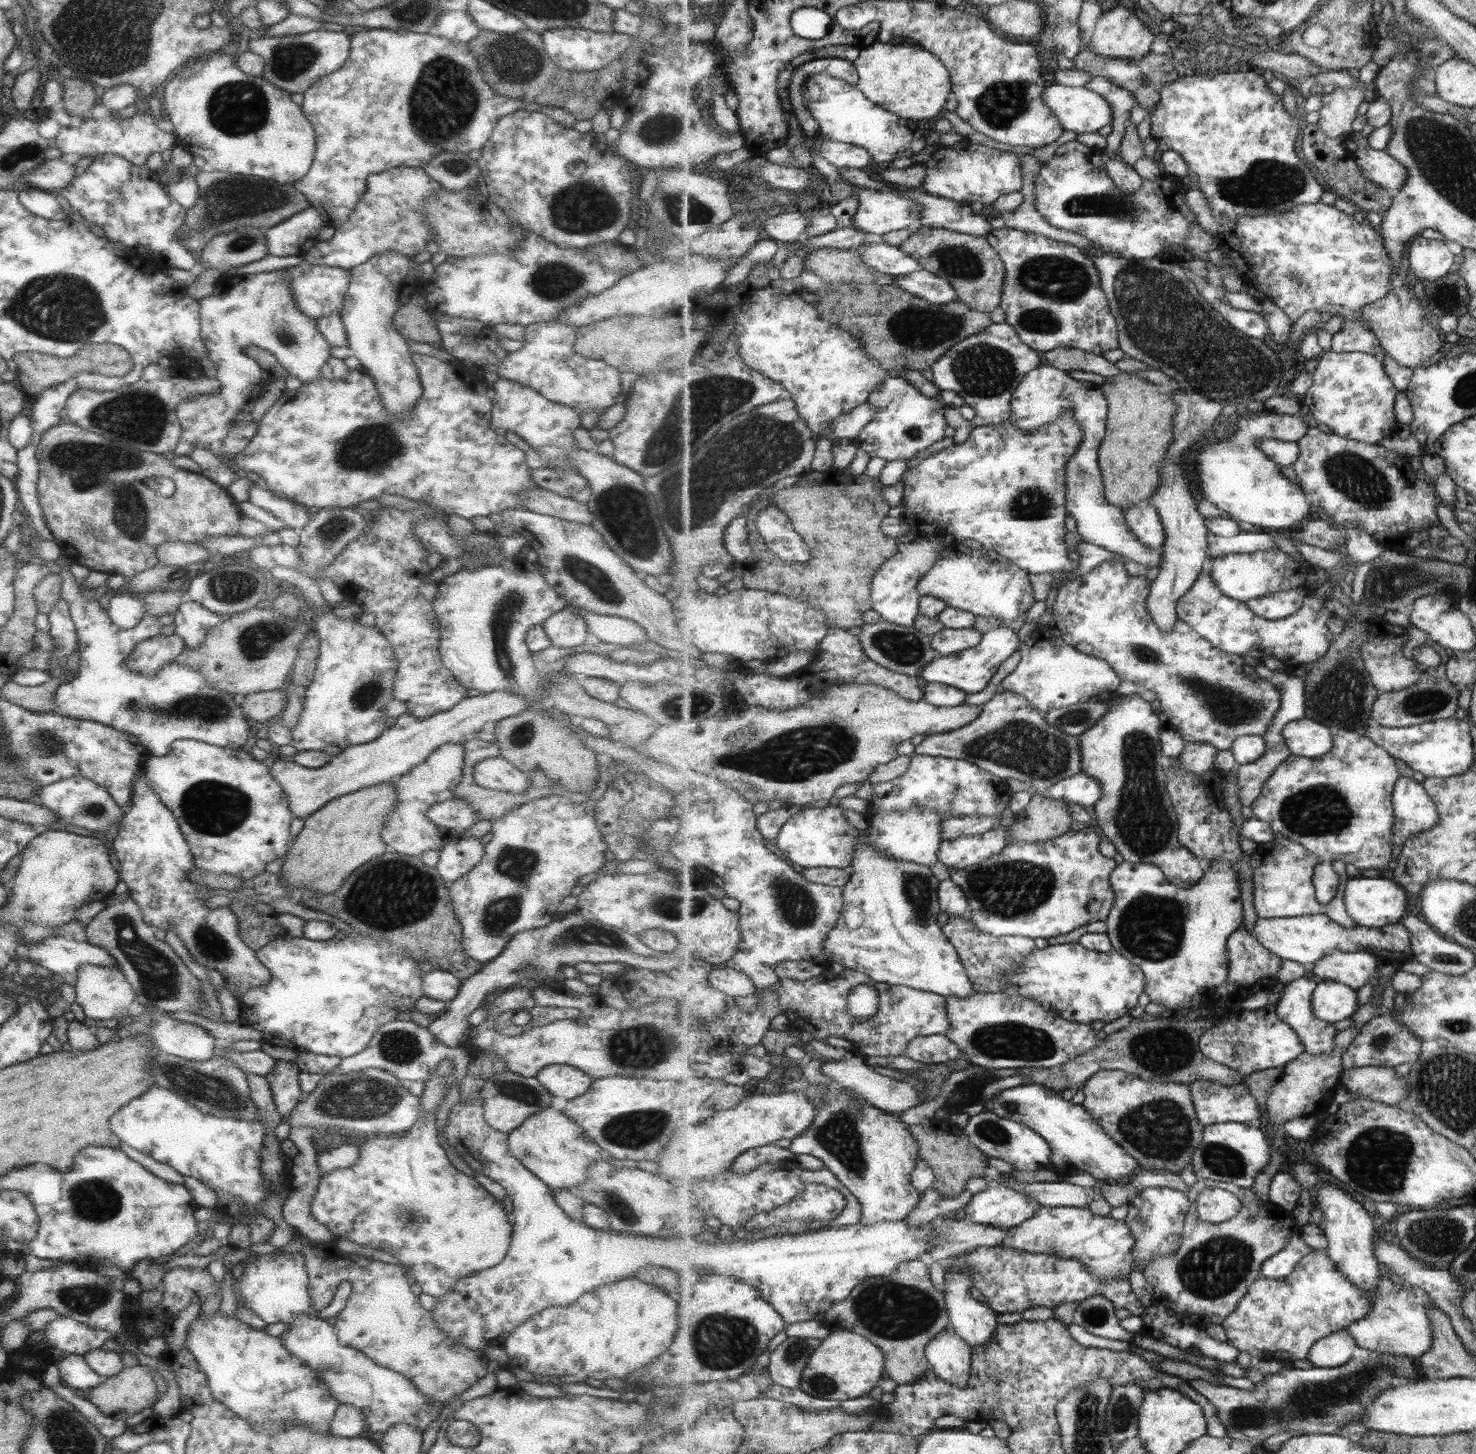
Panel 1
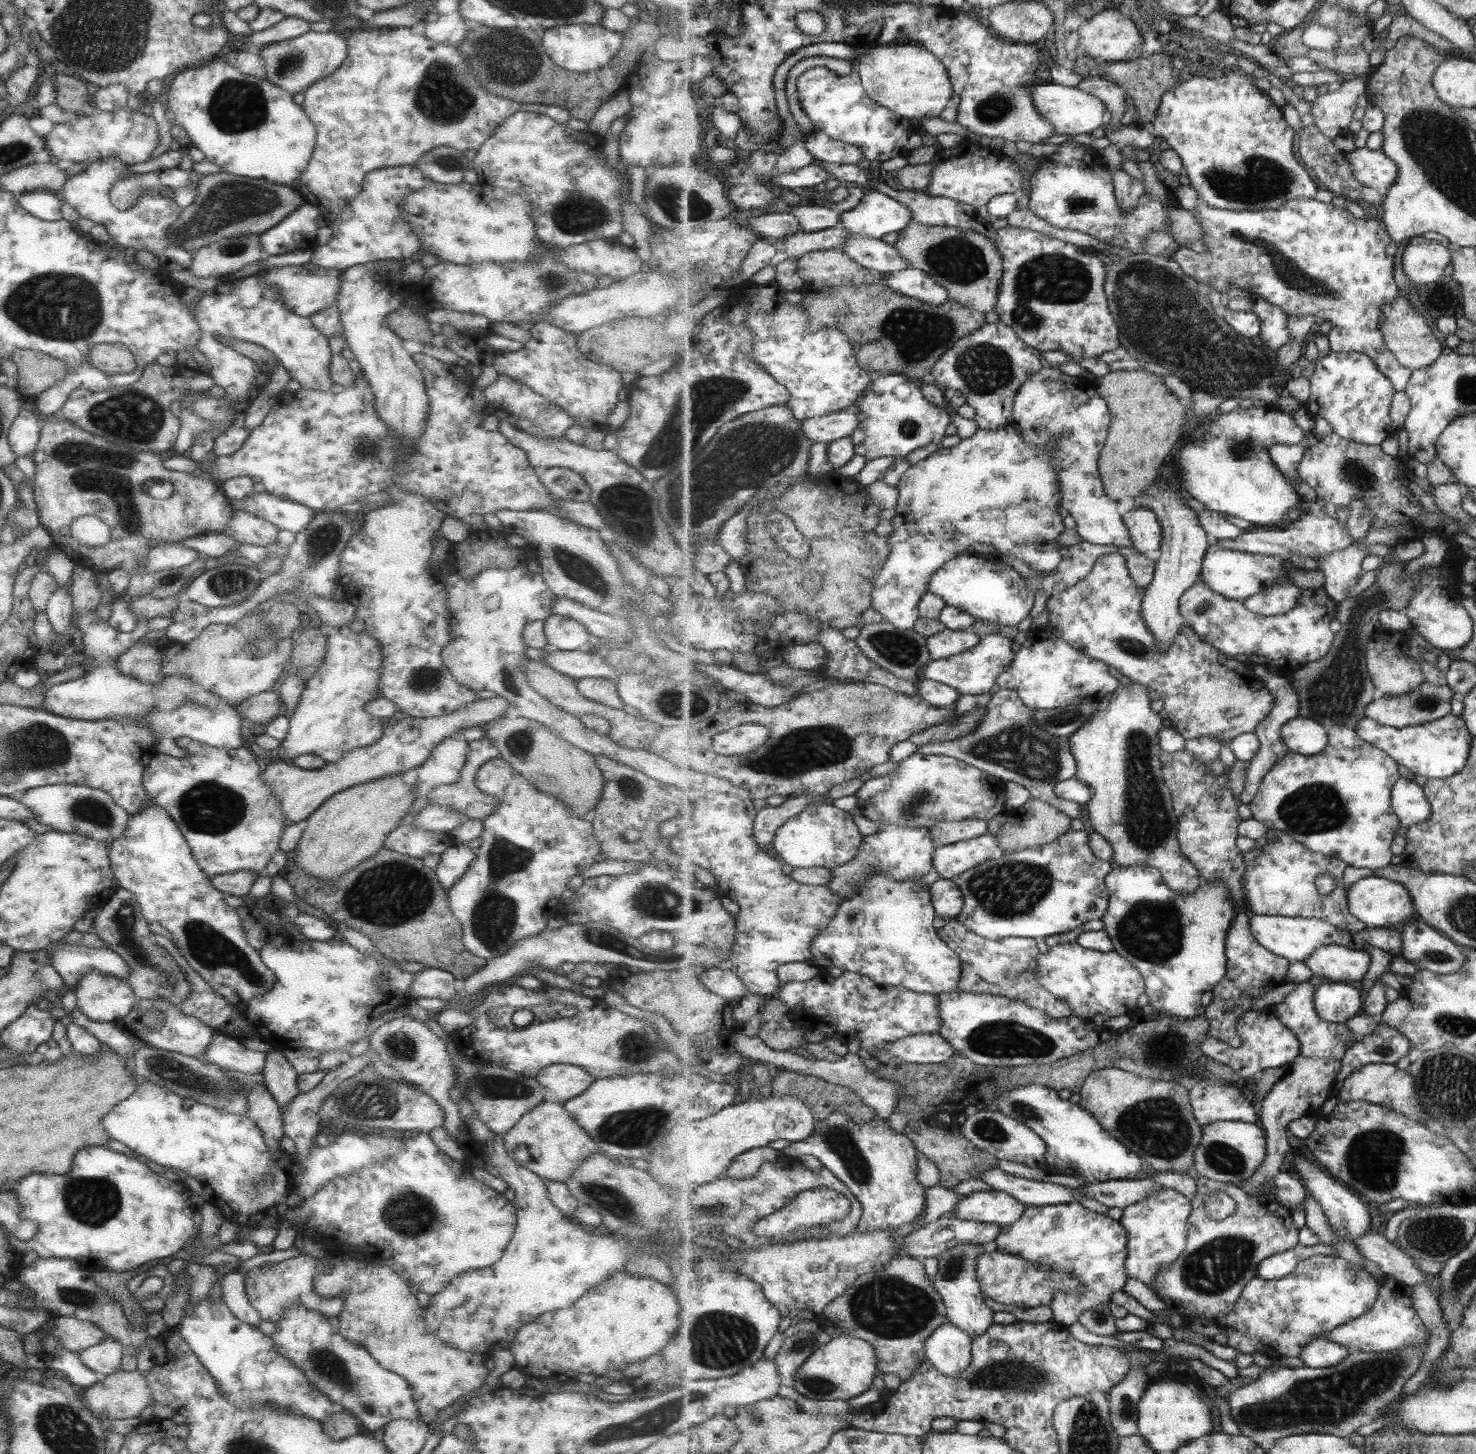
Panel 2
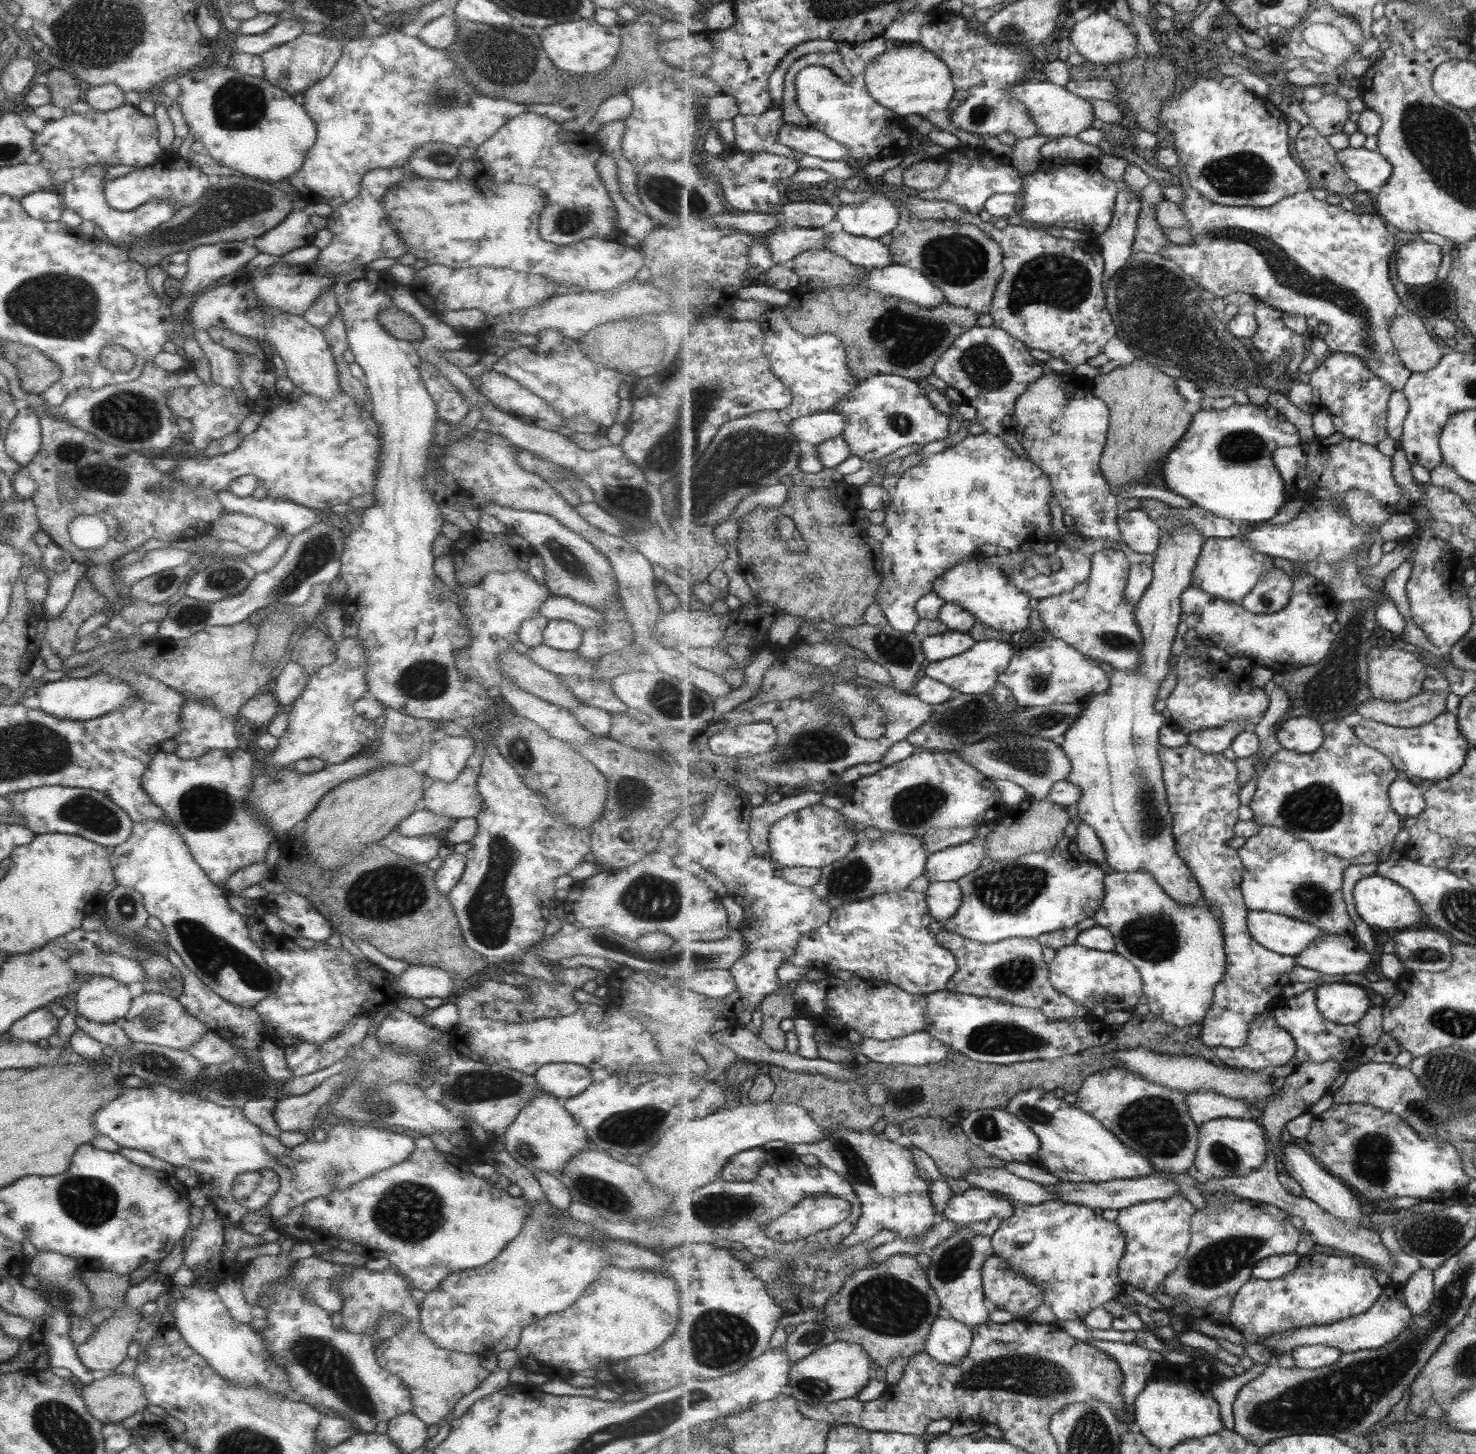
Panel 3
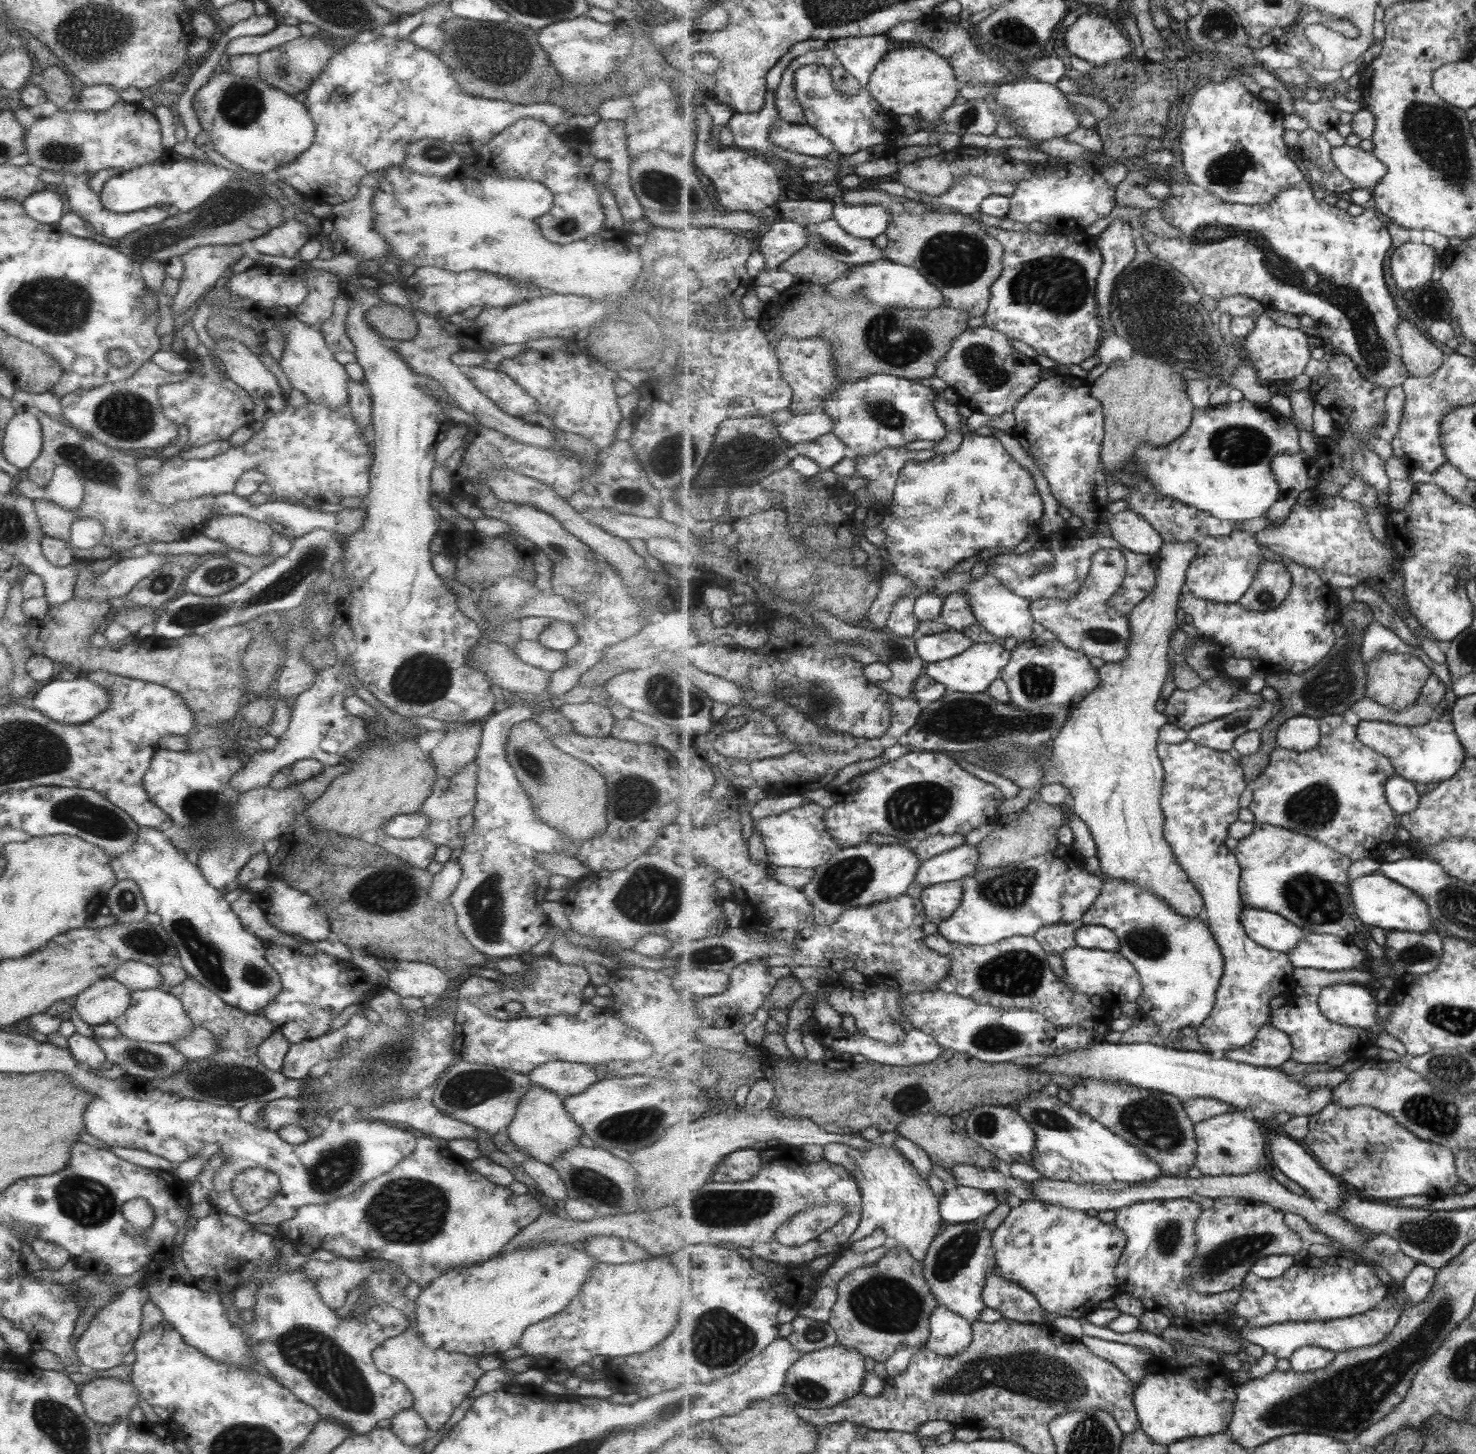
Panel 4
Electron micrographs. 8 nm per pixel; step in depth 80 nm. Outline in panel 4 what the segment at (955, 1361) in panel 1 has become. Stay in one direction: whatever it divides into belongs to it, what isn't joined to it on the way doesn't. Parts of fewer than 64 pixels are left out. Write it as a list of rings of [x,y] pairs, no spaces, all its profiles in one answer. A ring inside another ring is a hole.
[[[940,1306],[931,1316],[930,1338],[925,1346],[939,1356],[959,1356],[973,1343],[972,1324],[947,1306]]]

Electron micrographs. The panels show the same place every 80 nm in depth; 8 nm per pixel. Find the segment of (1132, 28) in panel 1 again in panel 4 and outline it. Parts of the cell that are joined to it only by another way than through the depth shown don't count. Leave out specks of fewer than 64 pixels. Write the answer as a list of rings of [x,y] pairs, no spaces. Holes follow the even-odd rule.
[[[1085,13],[1066,30],[1066,49],[1094,66],[1118,63],[1133,53],[1131,39],[1105,15]]]

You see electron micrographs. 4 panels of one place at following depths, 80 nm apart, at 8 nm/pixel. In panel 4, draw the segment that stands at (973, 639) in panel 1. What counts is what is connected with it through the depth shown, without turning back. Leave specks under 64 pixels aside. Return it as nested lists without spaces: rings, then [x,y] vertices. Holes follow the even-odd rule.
[[[951,630],[939,634],[915,636],[918,653],[928,663],[958,657],[975,644],[963,631]]]

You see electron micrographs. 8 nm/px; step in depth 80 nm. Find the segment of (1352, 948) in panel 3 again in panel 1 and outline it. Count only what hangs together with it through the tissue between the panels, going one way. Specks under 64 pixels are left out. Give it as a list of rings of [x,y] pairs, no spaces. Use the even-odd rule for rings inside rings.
[[[1334,950],[1323,955],[1311,968],[1311,973],[1320,980],[1342,982],[1355,990],[1369,982],[1376,989],[1380,985],[1380,977],[1375,975],[1377,964],[1378,958],[1369,951]]]

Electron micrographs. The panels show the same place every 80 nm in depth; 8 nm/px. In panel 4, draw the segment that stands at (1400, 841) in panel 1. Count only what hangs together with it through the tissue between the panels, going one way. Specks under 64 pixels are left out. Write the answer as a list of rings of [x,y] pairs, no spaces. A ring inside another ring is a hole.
[[[1399,774],[1386,782],[1386,796],[1390,806],[1401,816],[1418,810],[1422,798],[1415,783]]]

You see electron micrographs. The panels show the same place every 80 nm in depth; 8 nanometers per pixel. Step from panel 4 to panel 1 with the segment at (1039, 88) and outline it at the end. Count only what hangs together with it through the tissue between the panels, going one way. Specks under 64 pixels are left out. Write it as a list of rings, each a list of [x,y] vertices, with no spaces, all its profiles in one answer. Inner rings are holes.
[[[1055,82],[1043,91],[1042,97],[1059,117],[1065,131],[1097,133],[1103,126],[1111,125],[1113,120],[1111,103],[1086,86],[1063,86]]]

